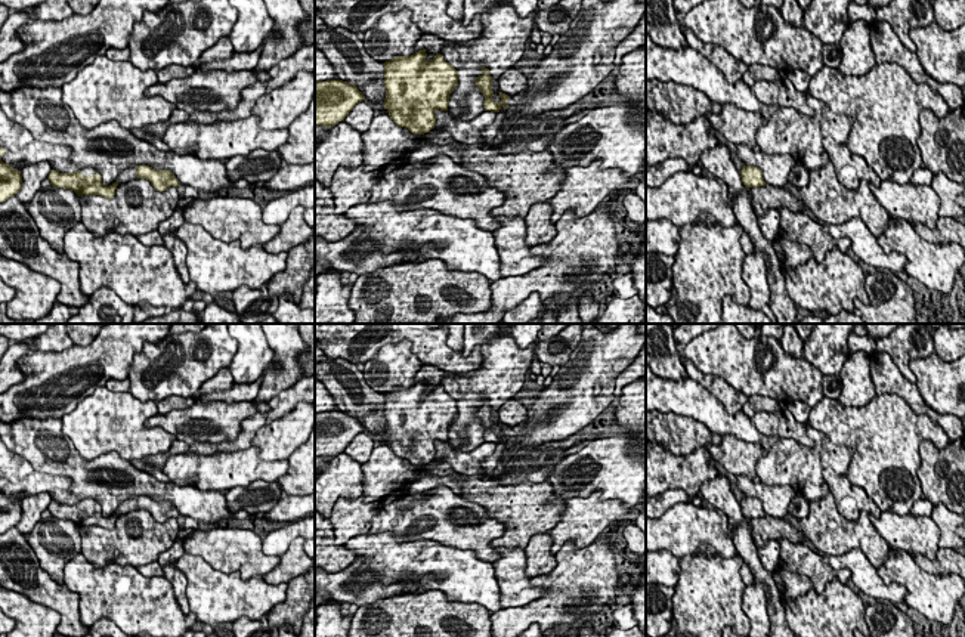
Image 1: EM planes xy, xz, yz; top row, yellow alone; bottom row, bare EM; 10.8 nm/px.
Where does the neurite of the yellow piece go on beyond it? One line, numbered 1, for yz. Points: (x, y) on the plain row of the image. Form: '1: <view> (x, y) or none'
1: none

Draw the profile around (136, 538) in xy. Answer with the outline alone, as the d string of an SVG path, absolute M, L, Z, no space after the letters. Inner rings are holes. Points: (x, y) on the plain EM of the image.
M133 510L126 514L118 514L115 526L108 531L100 526L80 528L81 553L96 568L106 563L117 563L121 566L142 566L158 560L158 556L168 550L179 532L177 519L170 517L166 522L157 522L146 510Z

